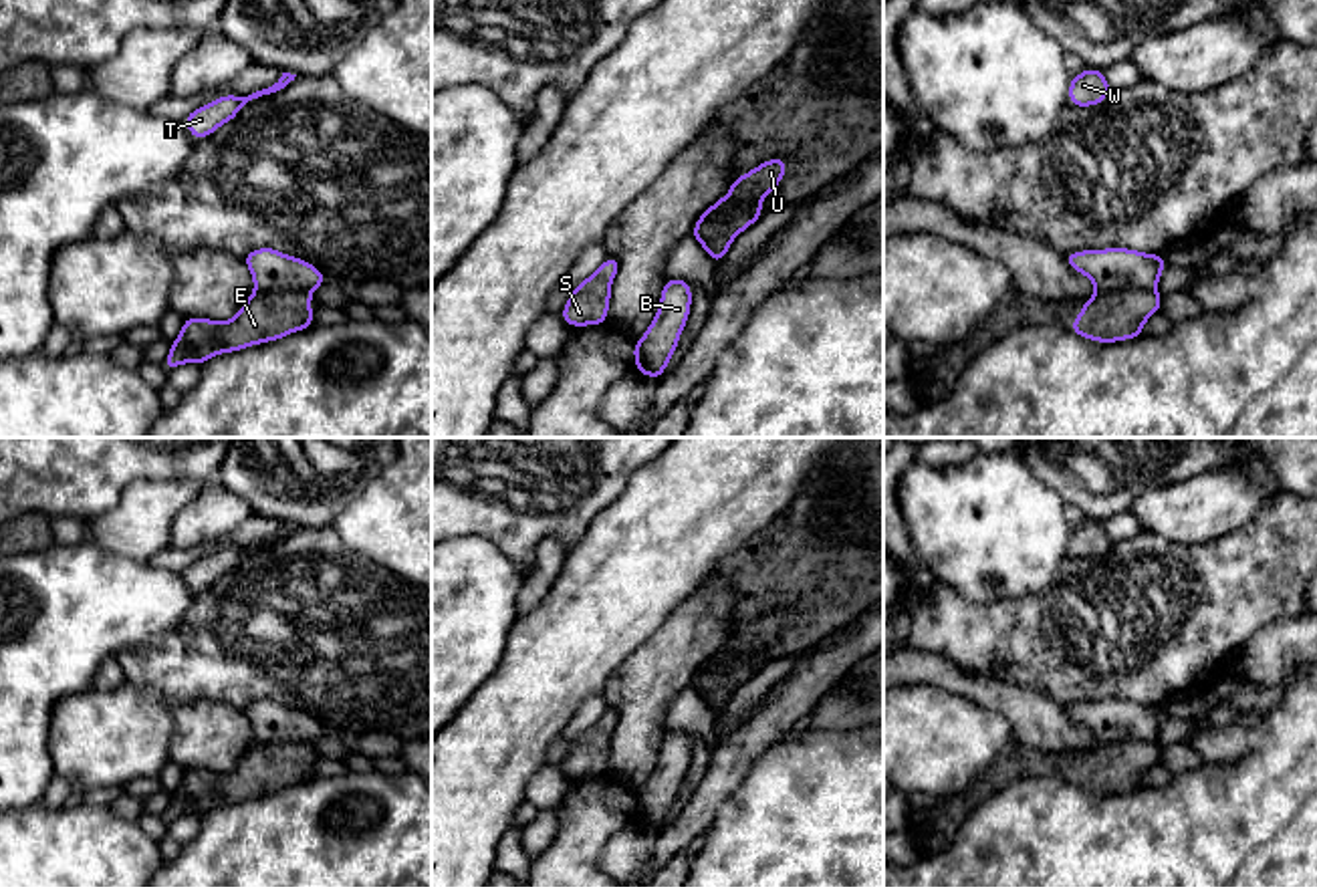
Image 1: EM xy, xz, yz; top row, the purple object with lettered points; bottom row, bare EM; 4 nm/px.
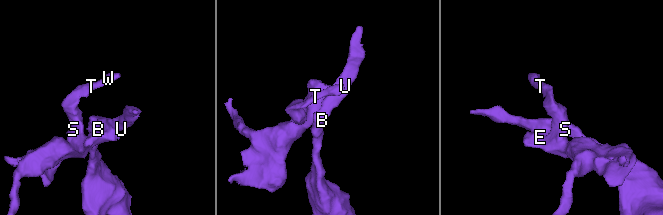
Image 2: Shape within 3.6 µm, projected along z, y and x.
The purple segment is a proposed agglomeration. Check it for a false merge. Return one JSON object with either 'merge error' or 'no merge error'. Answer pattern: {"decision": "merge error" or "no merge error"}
{"decision": "merge error"}

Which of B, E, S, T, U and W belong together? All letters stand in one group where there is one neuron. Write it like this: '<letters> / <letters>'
B U / E S T W

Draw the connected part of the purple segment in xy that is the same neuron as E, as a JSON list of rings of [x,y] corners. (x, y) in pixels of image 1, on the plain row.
[[[254,742],[230,772],[190,768],[171,794],[163,818],[171,822],[184,814],[202,816],[220,804],[242,802],[311,780],[315,778],[311,752],[311,742]]]

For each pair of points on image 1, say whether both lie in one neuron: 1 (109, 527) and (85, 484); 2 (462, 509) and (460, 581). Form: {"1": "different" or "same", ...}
{"1": "different", "2": "different"}

